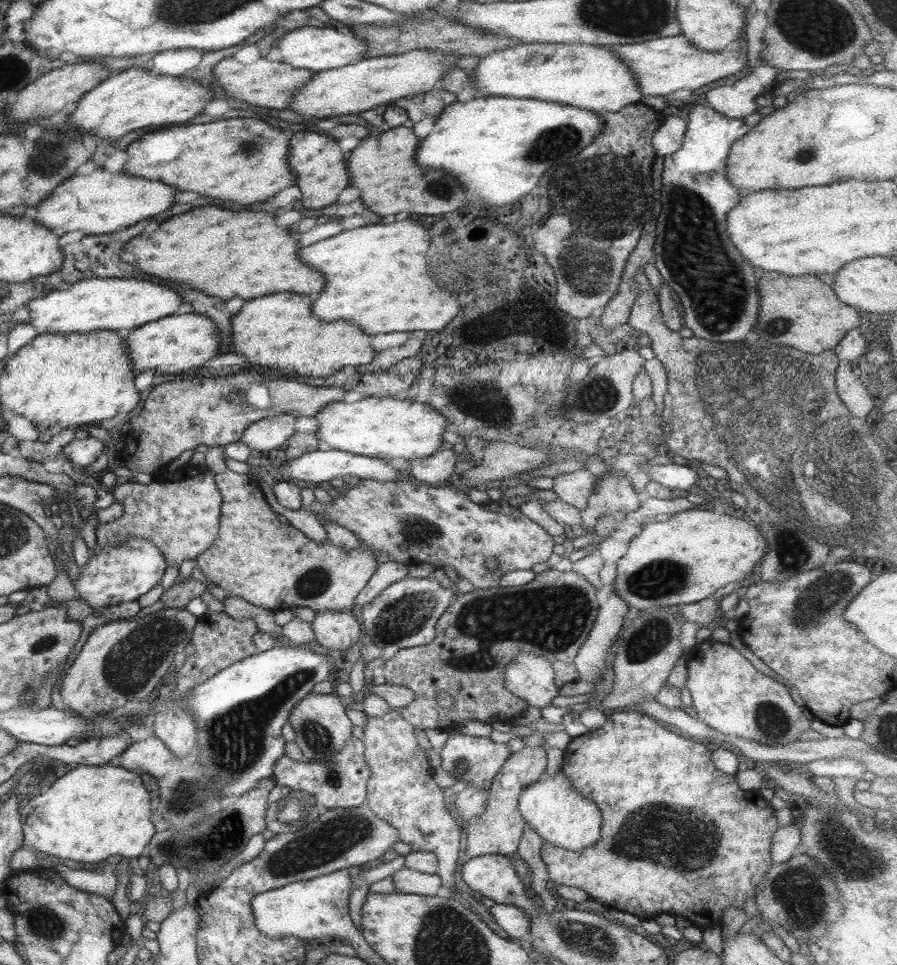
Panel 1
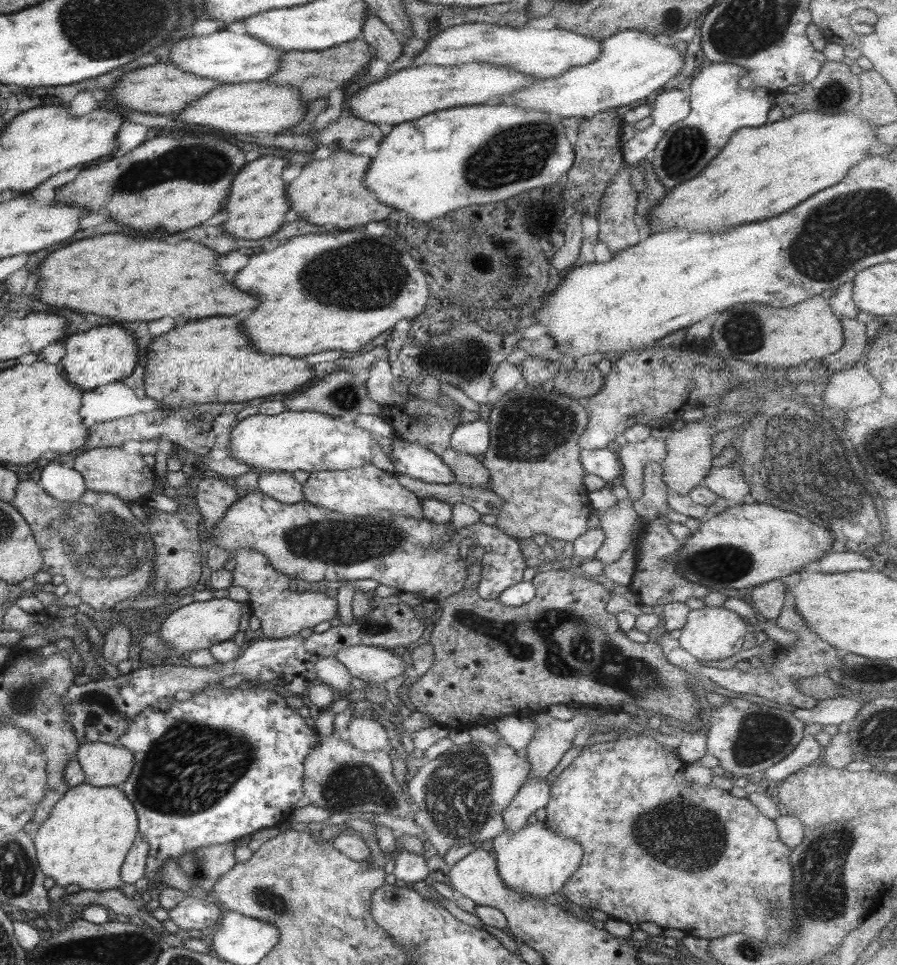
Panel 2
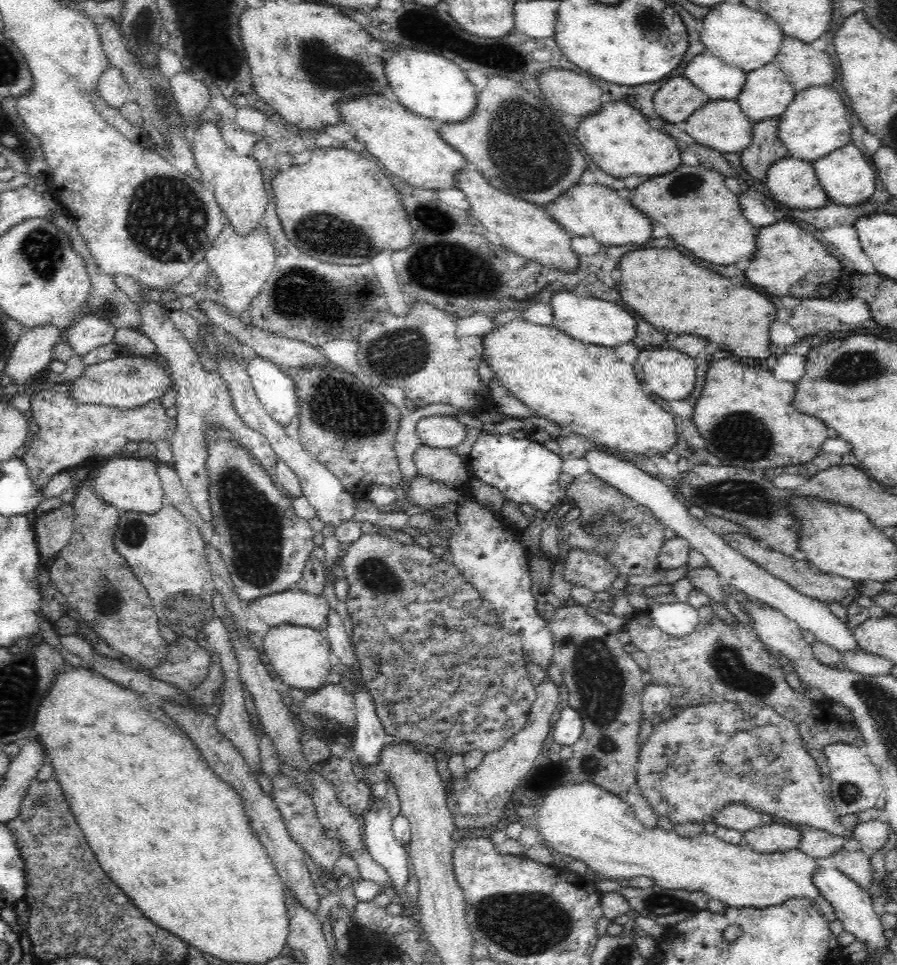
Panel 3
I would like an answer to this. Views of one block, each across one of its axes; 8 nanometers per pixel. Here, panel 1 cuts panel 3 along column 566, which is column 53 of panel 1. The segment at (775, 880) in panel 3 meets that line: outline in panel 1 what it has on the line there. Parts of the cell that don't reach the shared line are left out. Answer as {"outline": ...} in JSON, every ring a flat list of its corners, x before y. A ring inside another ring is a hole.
{"outline":[[109,763,99,766,76,765,54,780,45,792,28,795,28,799,21,804,22,847,37,854,39,851,39,855,49,854,83,864,97,864,115,854,122,859,137,858,156,834,149,821,151,813,149,795,137,772,132,773]]}

